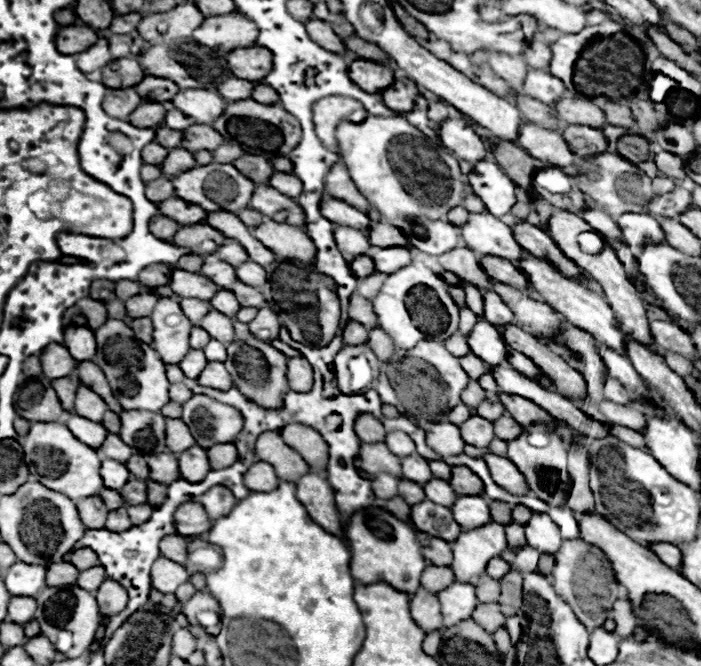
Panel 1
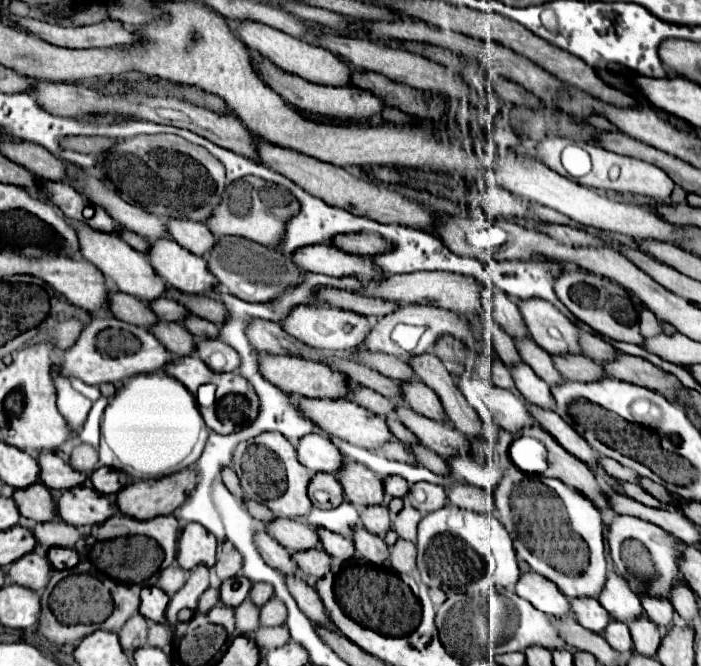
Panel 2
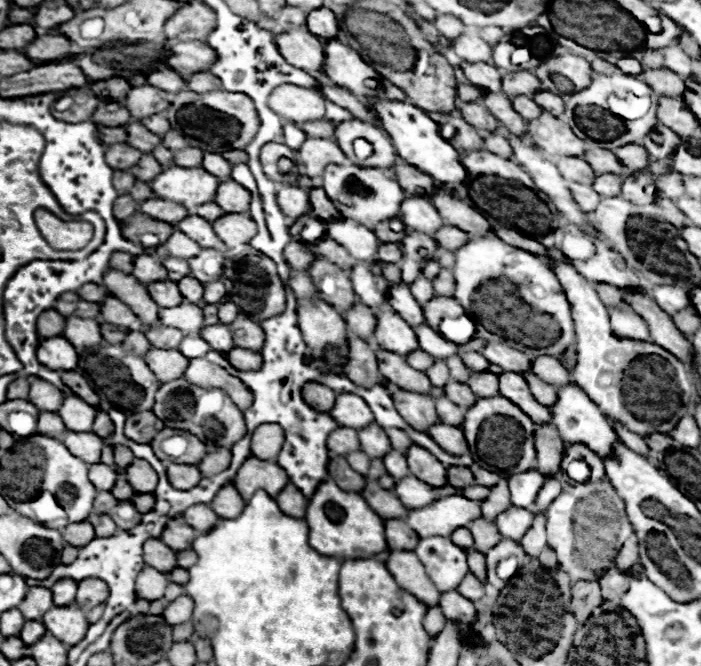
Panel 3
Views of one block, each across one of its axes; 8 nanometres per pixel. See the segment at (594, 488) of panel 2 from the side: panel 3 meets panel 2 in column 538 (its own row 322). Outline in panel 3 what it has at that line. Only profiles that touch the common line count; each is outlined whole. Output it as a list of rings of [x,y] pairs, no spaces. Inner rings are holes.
[[[436,296],[432,302],[424,304],[426,324],[432,326],[434,330],[438,330],[438,326],[440,326],[444,316],[460,316],[460,314],[466,314],[466,312],[454,298],[440,298],[440,296]]]

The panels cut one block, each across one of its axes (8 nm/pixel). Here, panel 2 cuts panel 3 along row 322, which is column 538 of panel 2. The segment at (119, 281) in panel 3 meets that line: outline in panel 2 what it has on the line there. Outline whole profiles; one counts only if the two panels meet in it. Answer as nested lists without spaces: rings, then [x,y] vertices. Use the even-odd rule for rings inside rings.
[[[550,136],[550,138],[542,140],[542,142],[538,142],[538,146],[536,146],[536,156],[538,156],[538,160],[544,162],[548,168],[552,168],[554,172],[558,172],[558,174],[564,176],[564,178],[570,178],[570,176],[568,176],[568,172],[564,170],[562,162],[560,162],[560,154],[562,154],[562,150],[568,146],[568,142],[570,142],[568,138]]]

